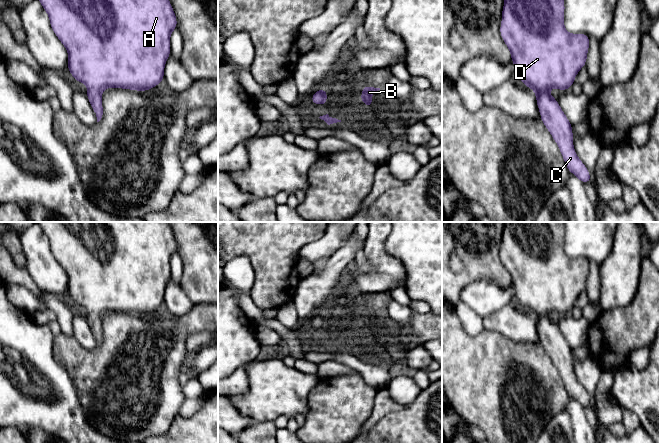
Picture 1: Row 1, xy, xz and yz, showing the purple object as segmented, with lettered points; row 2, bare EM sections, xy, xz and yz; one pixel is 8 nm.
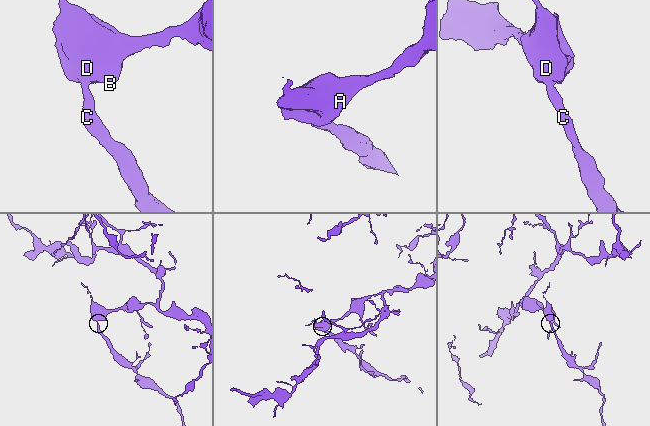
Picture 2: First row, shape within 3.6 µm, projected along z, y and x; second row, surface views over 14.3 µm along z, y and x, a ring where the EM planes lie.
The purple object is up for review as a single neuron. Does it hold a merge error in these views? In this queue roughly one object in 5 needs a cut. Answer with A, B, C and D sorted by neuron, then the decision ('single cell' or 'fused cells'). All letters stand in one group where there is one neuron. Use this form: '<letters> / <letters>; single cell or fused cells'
A B C D; single cell

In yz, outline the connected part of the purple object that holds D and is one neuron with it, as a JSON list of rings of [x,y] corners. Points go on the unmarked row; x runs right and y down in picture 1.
[[[505,222],[500,259],[510,274],[515,299],[535,316],[541,344],[557,367],[568,395],[582,407],[591,408],[590,397],[574,374],[572,348],[549,317],[552,311],[570,313],[579,294],[585,291],[589,274],[588,259],[566,255],[564,235],[563,222]]]

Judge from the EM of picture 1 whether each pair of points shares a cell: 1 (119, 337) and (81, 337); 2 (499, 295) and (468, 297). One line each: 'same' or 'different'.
1: different
2: same

